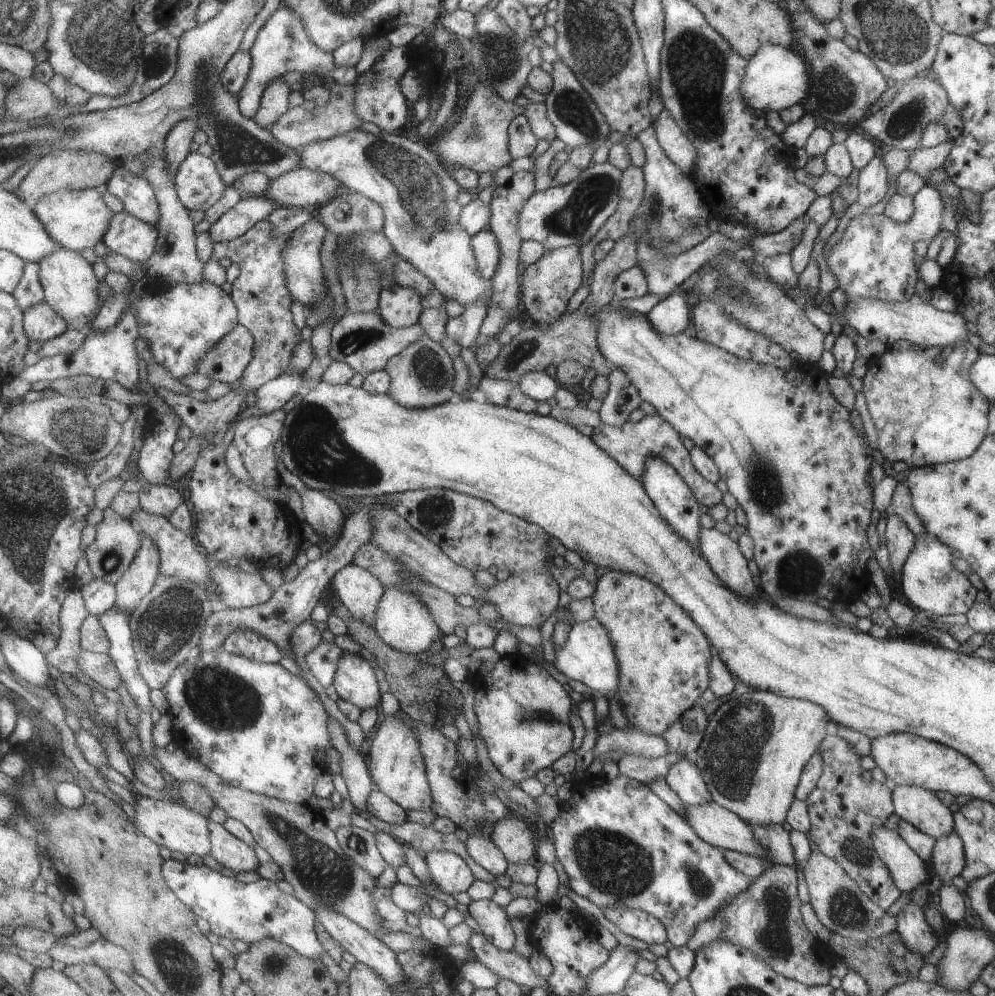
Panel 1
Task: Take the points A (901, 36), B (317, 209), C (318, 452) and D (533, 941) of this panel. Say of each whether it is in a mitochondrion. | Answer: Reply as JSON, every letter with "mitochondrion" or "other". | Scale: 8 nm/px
{"A":"mitochondrion","B":"other","C":"mitochondrion","D":"other"}

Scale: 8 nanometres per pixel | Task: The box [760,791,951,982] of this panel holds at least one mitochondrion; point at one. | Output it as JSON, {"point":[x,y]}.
{"point":[845,910]}

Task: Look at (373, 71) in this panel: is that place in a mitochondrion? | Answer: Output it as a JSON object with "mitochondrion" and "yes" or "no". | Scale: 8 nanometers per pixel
{"mitochondrion":"no"}

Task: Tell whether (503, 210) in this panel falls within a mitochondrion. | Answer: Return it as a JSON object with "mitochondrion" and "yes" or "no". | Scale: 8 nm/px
{"mitochondrion":"no"}

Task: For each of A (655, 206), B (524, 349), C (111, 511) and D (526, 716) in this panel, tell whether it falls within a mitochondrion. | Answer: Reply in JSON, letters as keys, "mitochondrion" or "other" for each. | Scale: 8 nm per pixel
{"A":"mitochondrion","B":"mitochondrion","C":"other","D":"mitochondrion"}

